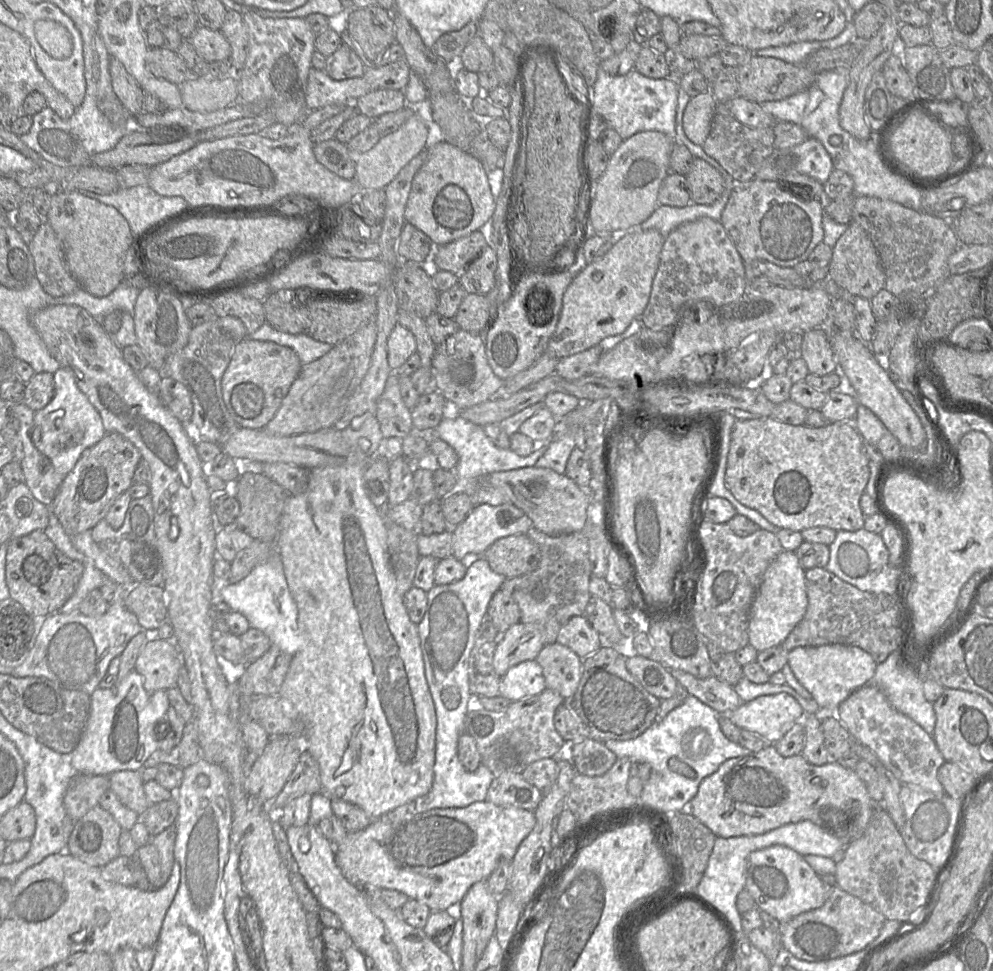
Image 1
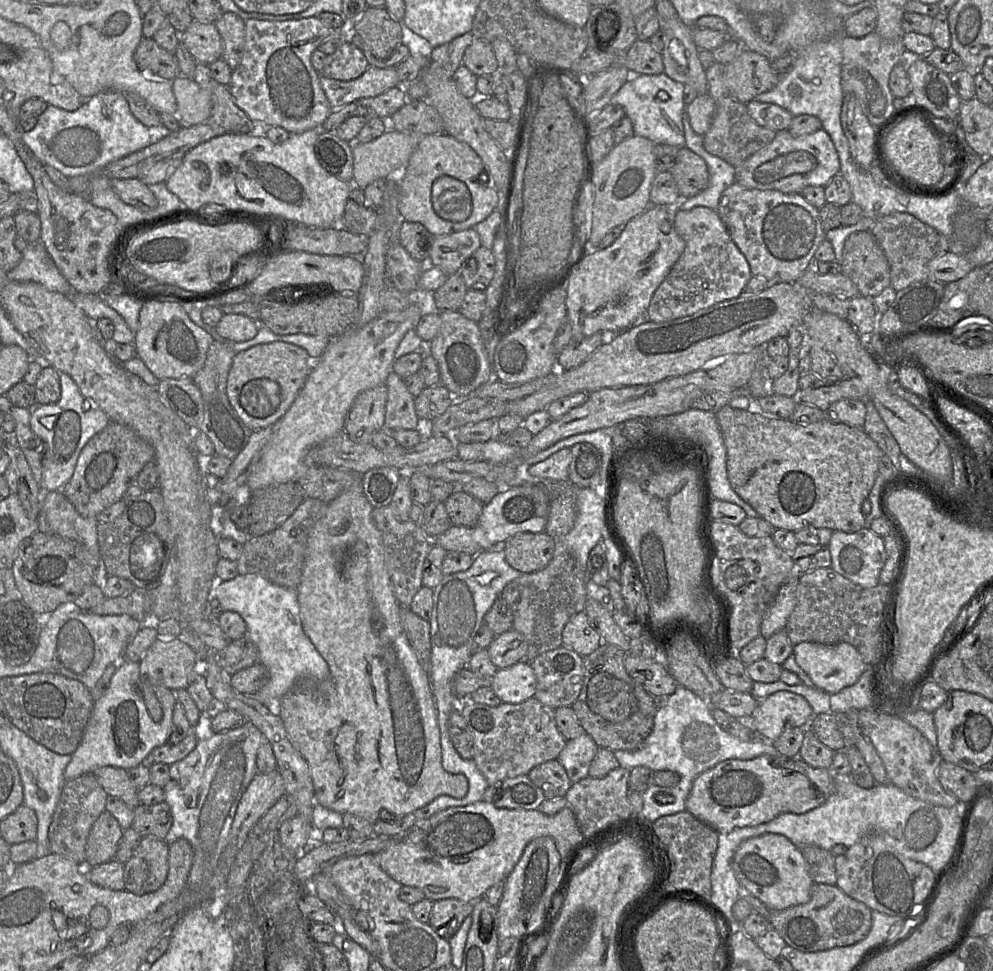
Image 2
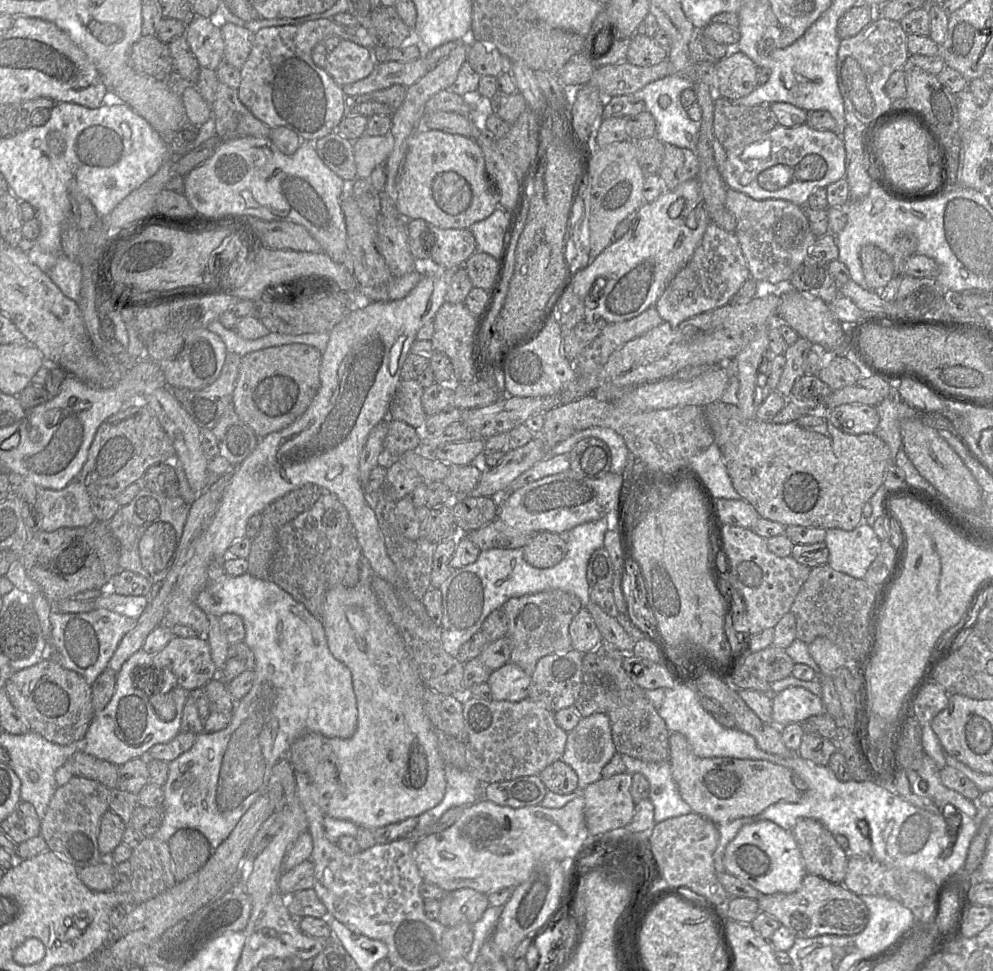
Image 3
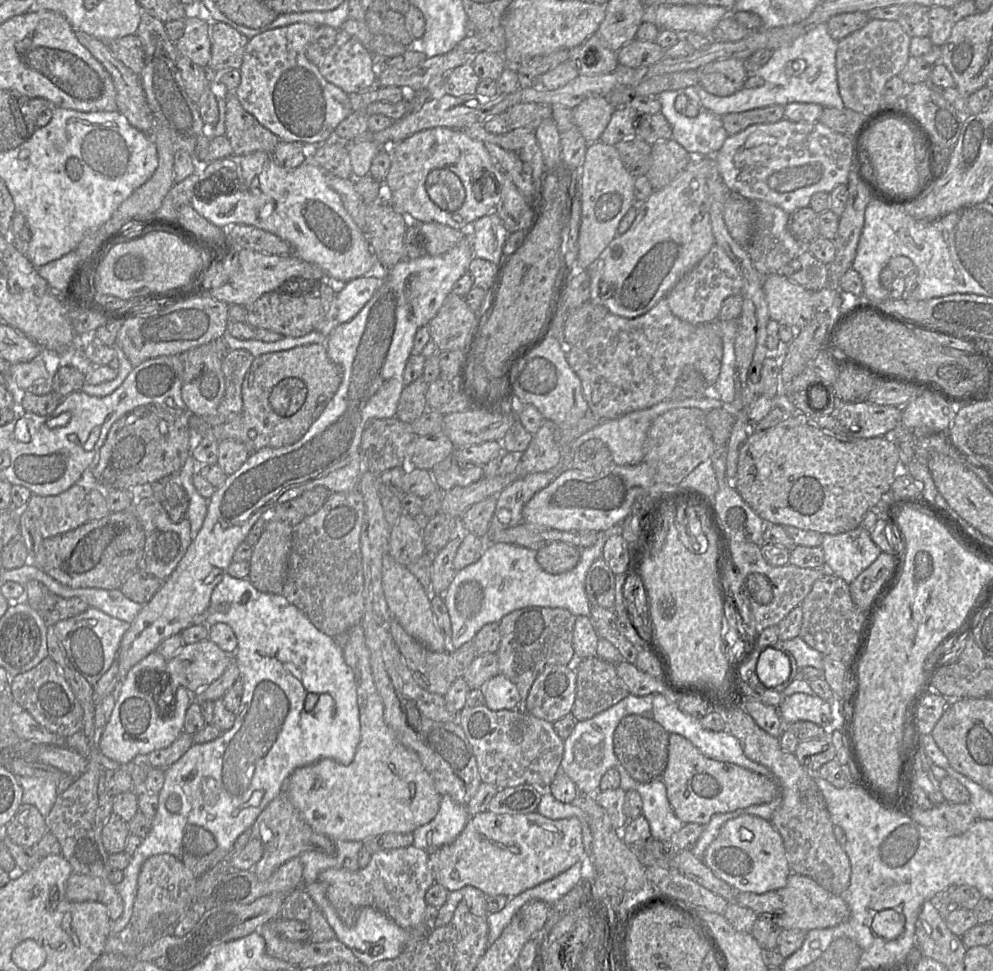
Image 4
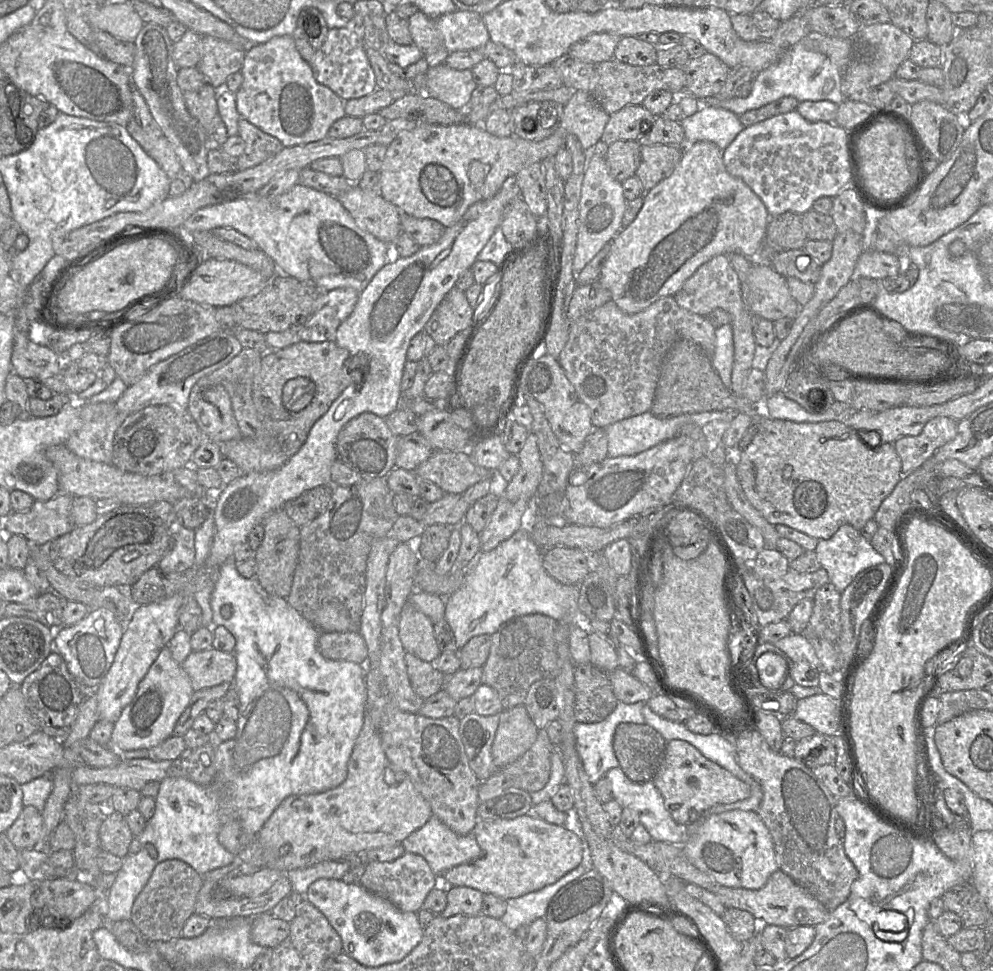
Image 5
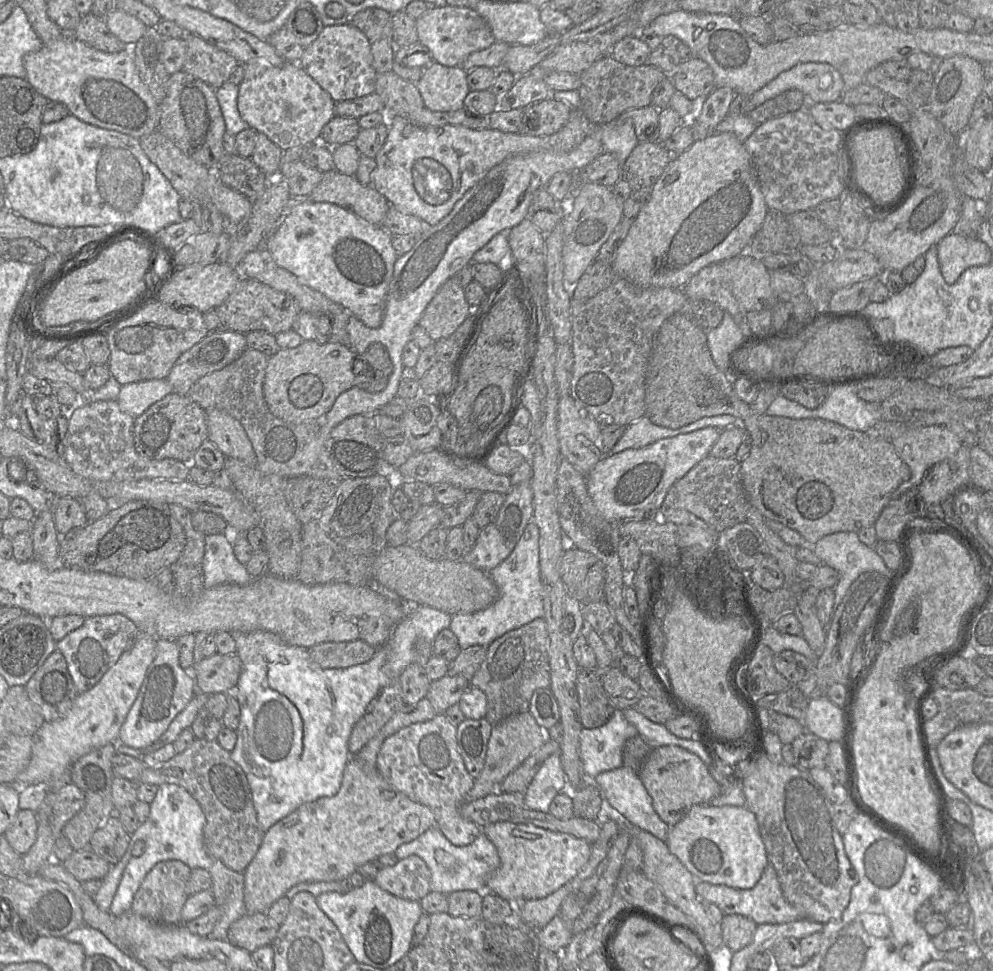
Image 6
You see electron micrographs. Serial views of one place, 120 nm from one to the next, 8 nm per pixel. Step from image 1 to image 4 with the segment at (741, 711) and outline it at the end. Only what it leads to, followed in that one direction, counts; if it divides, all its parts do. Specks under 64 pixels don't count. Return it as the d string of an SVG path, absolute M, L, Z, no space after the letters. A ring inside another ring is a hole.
M794 693L787 696L778 707L785 724L810 721L829 730L832 721L832 705L817 695Z

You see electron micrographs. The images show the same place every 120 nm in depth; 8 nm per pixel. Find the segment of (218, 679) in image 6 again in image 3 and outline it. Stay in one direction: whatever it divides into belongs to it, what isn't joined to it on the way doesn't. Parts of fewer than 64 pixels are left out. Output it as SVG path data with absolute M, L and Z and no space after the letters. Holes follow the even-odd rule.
M198 636L173 637L160 652L153 655L153 665L141 672L141 683L146 674L158 677L161 668L170 670L177 679L178 687L188 692L202 689L218 676L209 644Z

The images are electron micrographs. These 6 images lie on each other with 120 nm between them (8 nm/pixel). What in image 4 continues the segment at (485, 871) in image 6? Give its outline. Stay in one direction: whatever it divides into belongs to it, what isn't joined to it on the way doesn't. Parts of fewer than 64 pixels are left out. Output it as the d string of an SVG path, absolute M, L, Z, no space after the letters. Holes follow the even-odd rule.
M449 795L442 796L436 816L412 832L412 845L430 854L454 842L471 818L466 806Z

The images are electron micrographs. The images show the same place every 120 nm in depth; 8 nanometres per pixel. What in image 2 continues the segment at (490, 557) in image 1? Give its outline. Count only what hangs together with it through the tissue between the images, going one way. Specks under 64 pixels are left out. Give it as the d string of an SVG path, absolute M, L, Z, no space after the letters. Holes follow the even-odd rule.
M517 533L505 542L503 552L507 563L522 573L544 569L555 551L556 539L548 533Z

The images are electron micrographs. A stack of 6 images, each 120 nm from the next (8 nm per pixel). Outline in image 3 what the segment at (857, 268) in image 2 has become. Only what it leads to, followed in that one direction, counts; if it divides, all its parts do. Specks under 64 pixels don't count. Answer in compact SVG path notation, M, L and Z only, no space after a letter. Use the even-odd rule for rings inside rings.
M864 245L860 249L859 257L869 289L880 291L895 276L892 258L879 247Z

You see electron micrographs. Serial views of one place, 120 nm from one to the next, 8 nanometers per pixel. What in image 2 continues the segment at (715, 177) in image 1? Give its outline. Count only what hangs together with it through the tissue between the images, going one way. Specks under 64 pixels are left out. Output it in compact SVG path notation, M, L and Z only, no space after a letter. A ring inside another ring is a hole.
M683 146L679 148L676 163L670 169L681 199L693 197L709 184L709 171L705 161Z

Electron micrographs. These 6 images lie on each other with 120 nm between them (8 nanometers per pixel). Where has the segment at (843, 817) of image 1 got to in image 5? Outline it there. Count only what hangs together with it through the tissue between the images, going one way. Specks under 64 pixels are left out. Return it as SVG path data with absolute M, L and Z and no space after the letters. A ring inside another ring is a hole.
M679 739L667 742L663 761L652 781L663 796L666 809L675 822L682 827L694 823L705 810L713 806L734 803L750 796L750 787L746 783L725 768L707 759L696 747L687 741Z

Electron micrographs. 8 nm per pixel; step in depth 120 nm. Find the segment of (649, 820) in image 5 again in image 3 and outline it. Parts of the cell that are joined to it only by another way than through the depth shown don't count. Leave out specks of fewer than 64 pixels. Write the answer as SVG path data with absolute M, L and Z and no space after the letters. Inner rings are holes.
M621 755L622 761L630 774L642 773L649 782L649 800L654 807L654 822L686 815L692 812L690 806L682 799L678 786L672 775L670 760L660 763L644 762L639 759Z

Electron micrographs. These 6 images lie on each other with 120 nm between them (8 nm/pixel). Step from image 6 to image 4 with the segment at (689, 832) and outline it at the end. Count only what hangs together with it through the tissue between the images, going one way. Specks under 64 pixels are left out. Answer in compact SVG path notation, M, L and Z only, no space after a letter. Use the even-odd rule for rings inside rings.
M750 814L740 815L723 824L717 837L706 849L703 862L718 878L740 892L764 894L783 888L786 886L788 877L791 874L780 833L770 821Z

